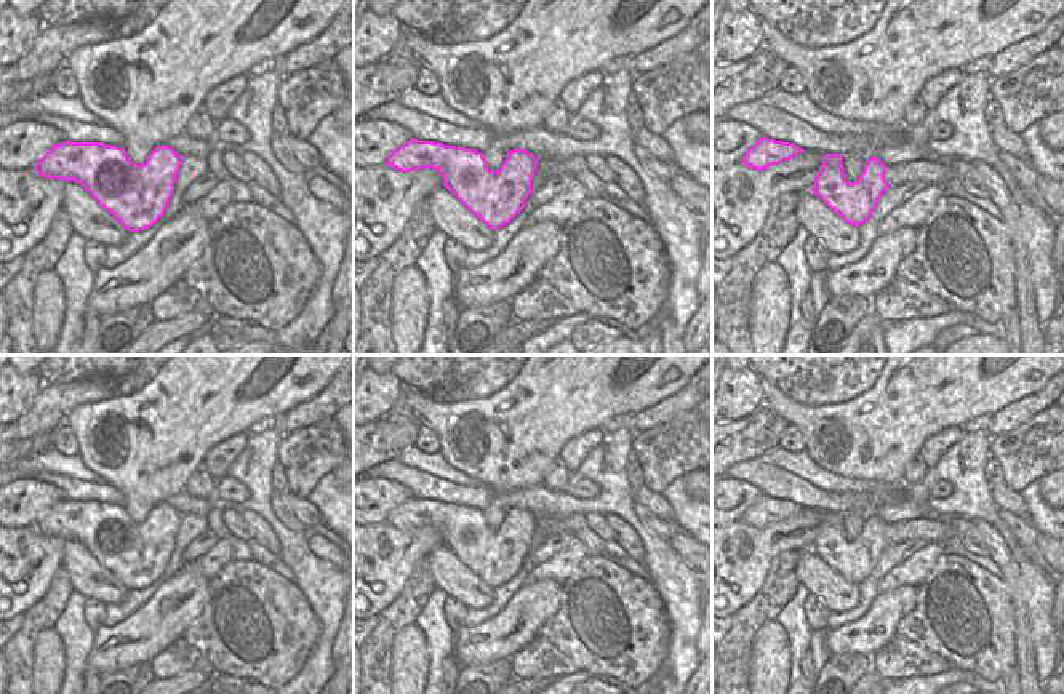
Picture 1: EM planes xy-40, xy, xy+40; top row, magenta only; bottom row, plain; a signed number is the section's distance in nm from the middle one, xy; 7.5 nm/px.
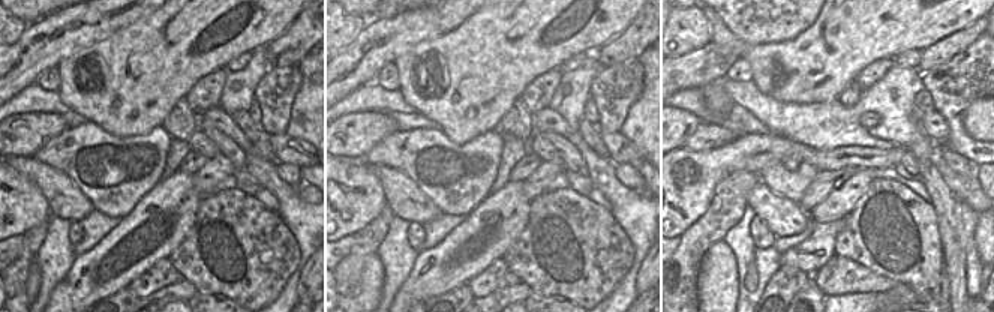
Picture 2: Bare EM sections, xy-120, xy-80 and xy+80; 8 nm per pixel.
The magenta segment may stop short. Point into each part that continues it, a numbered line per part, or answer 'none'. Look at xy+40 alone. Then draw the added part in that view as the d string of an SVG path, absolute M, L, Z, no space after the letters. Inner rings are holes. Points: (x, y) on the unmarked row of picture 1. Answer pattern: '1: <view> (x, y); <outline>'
none

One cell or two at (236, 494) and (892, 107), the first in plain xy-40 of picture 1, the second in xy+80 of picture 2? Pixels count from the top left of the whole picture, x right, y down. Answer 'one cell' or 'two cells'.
two cells

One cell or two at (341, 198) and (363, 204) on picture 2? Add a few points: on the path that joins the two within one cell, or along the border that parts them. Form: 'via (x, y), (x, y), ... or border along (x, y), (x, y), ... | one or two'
via (347, 198), (357, 198) | one

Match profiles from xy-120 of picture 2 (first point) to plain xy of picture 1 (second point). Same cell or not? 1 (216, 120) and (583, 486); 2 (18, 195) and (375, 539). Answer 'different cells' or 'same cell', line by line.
1: same cell
2: same cell

